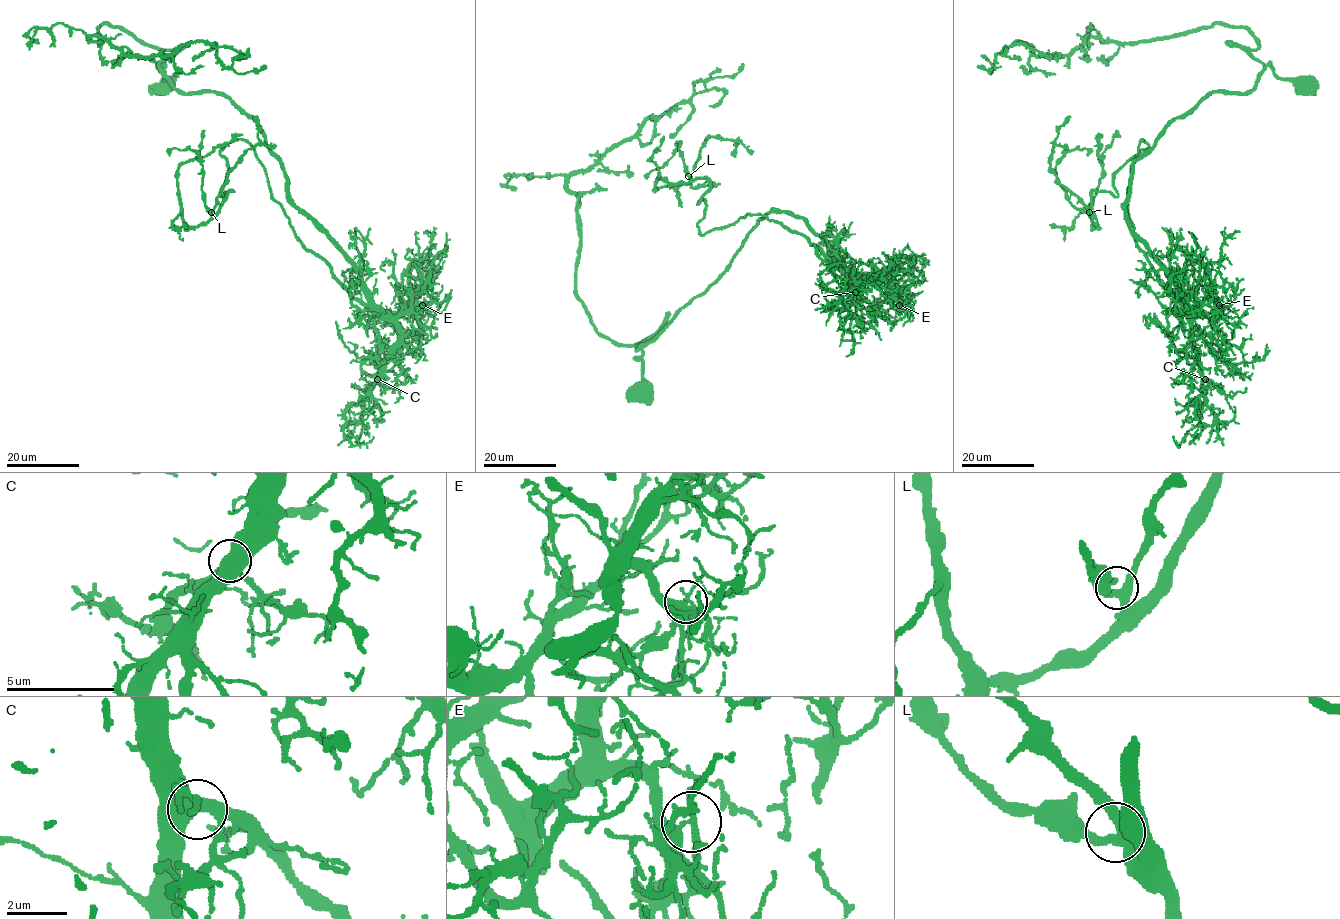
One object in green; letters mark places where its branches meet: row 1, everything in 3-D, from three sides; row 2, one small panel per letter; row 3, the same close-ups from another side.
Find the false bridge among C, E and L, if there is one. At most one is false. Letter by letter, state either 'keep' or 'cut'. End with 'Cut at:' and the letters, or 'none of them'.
C: keep
E: cut
L: keep
Cut at: E

